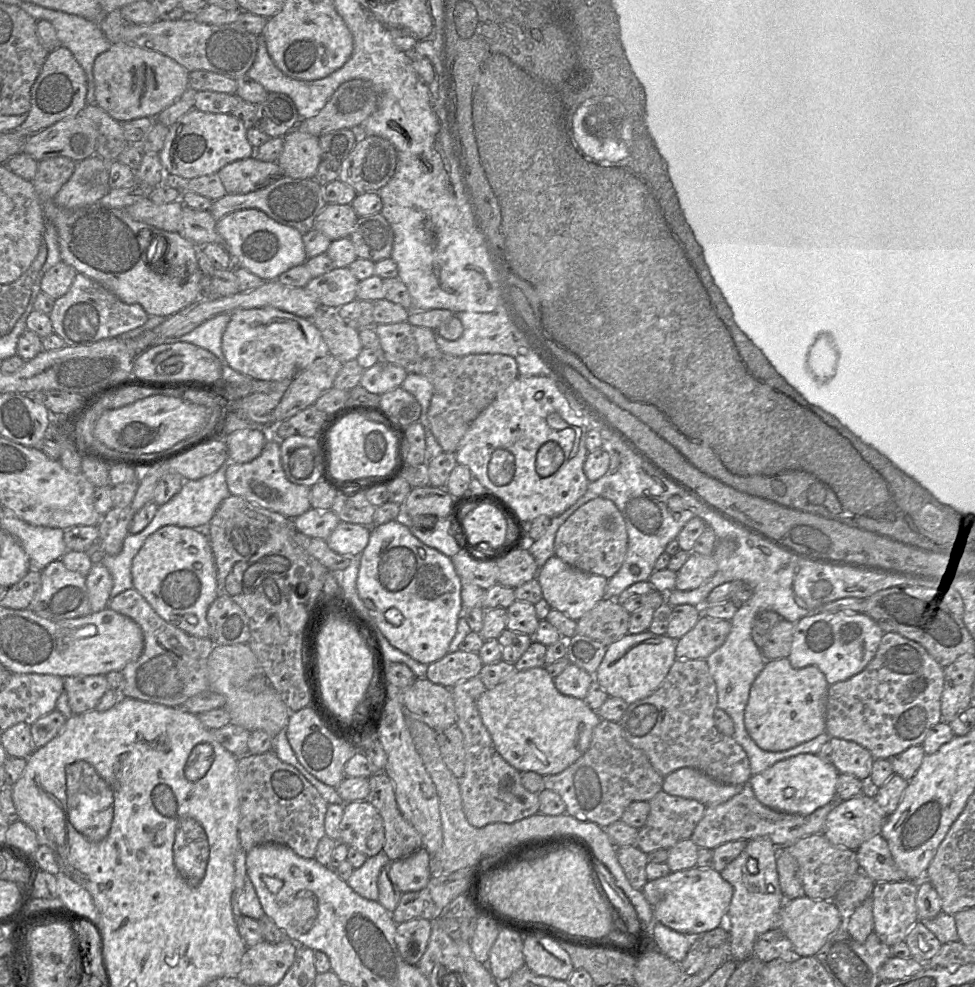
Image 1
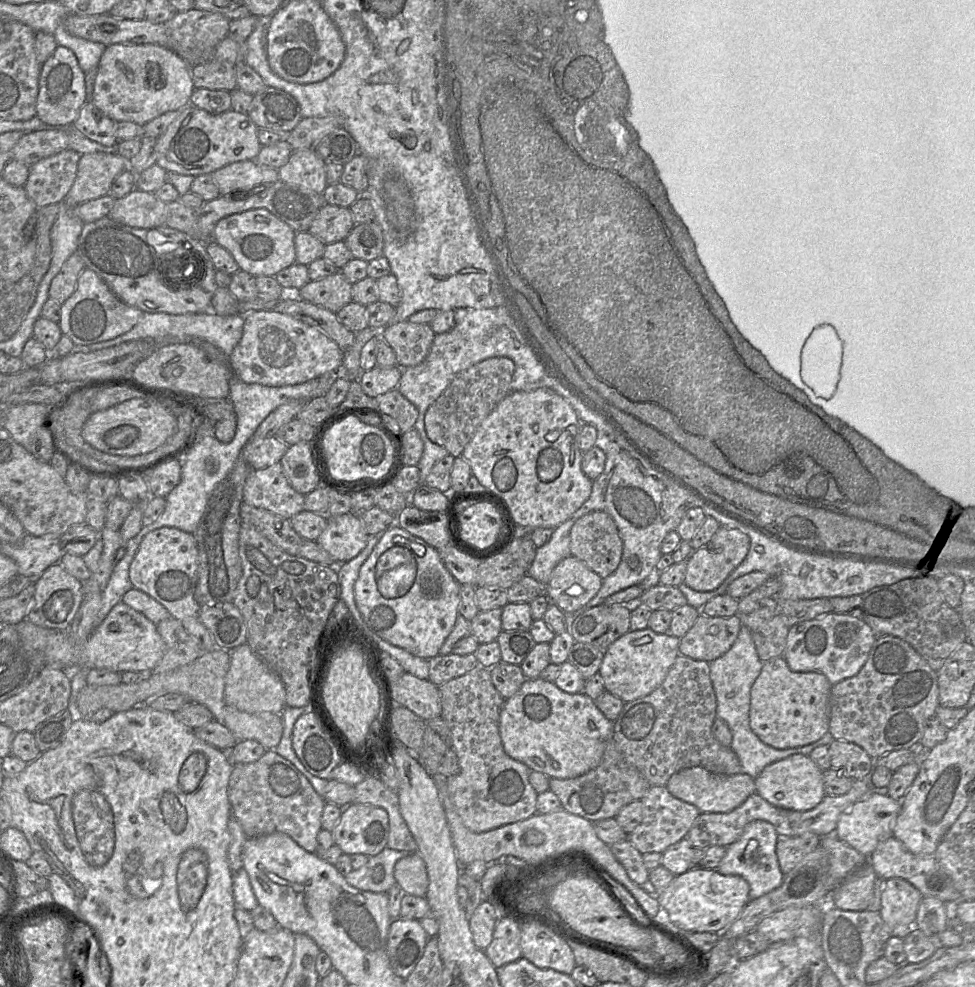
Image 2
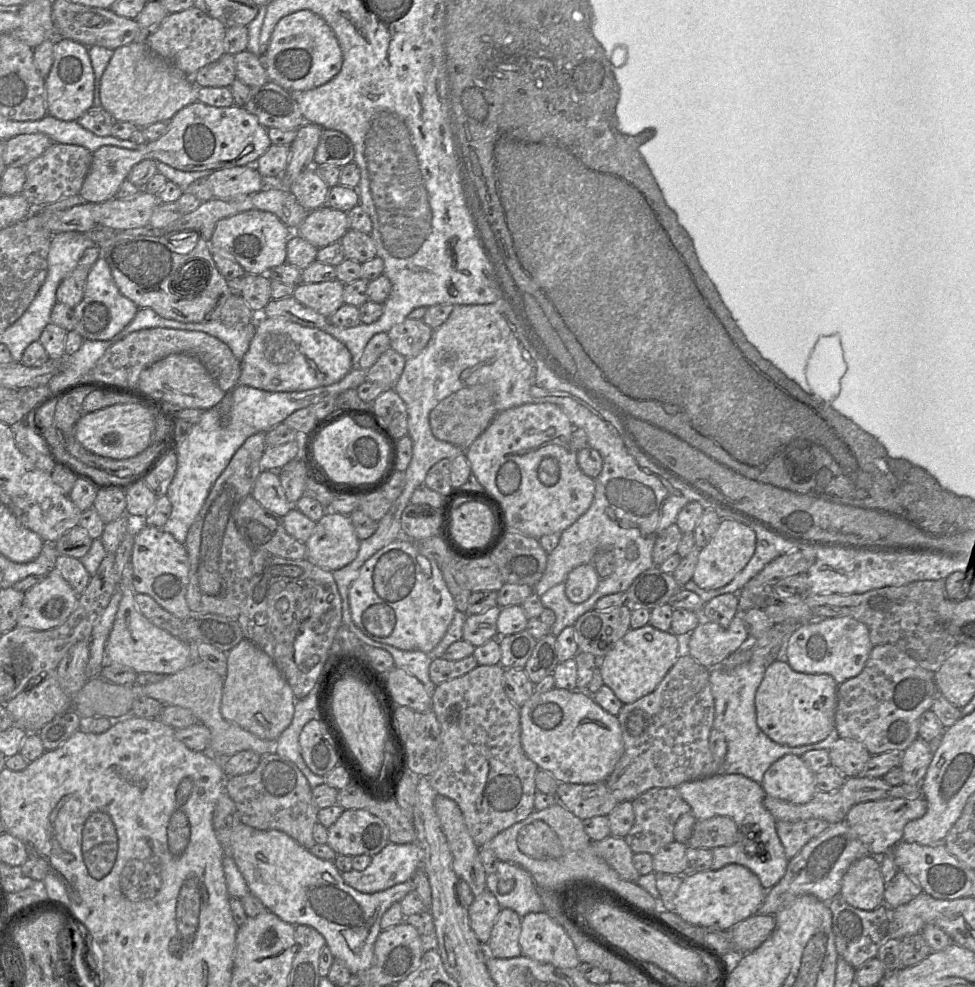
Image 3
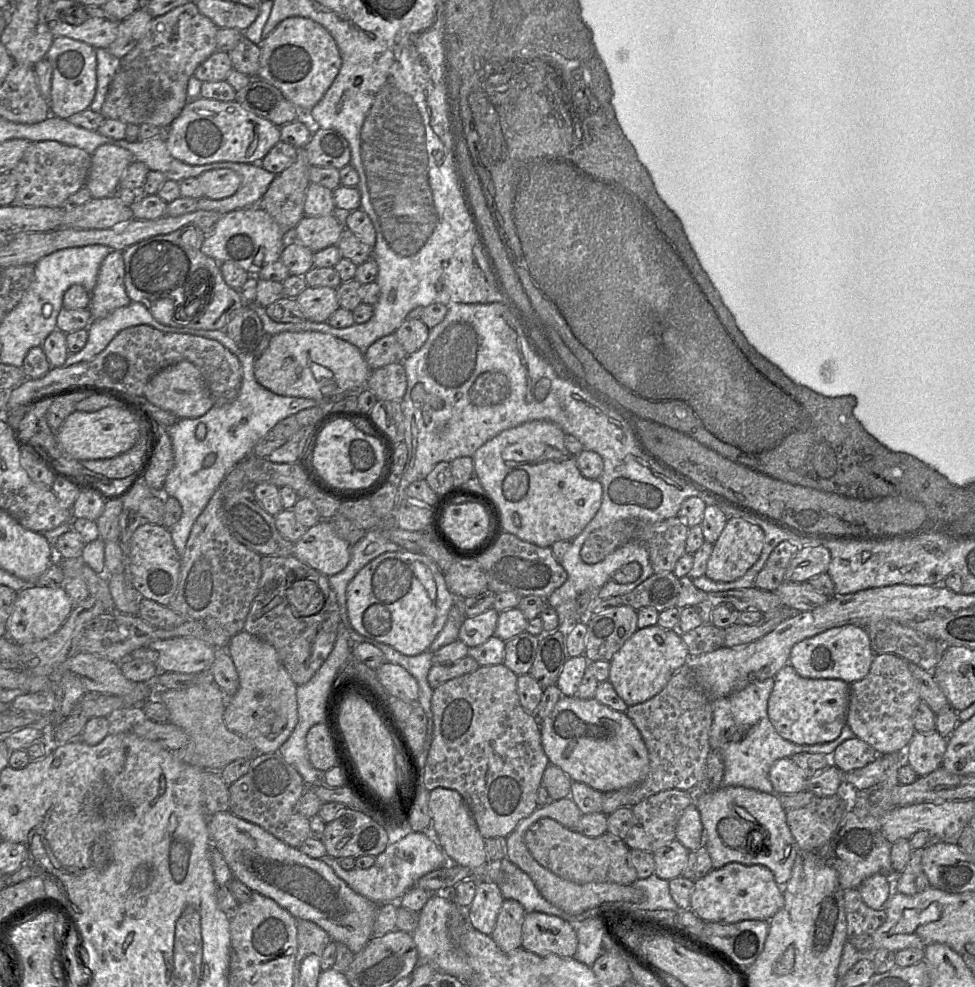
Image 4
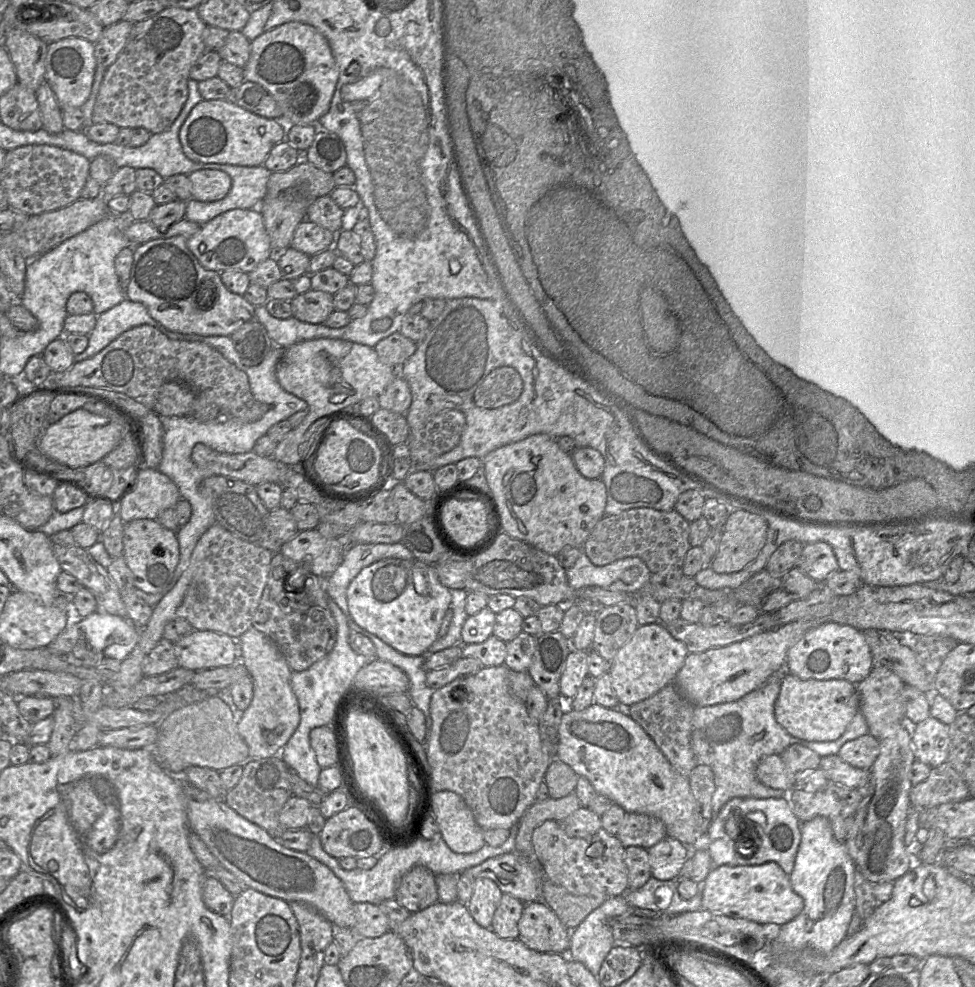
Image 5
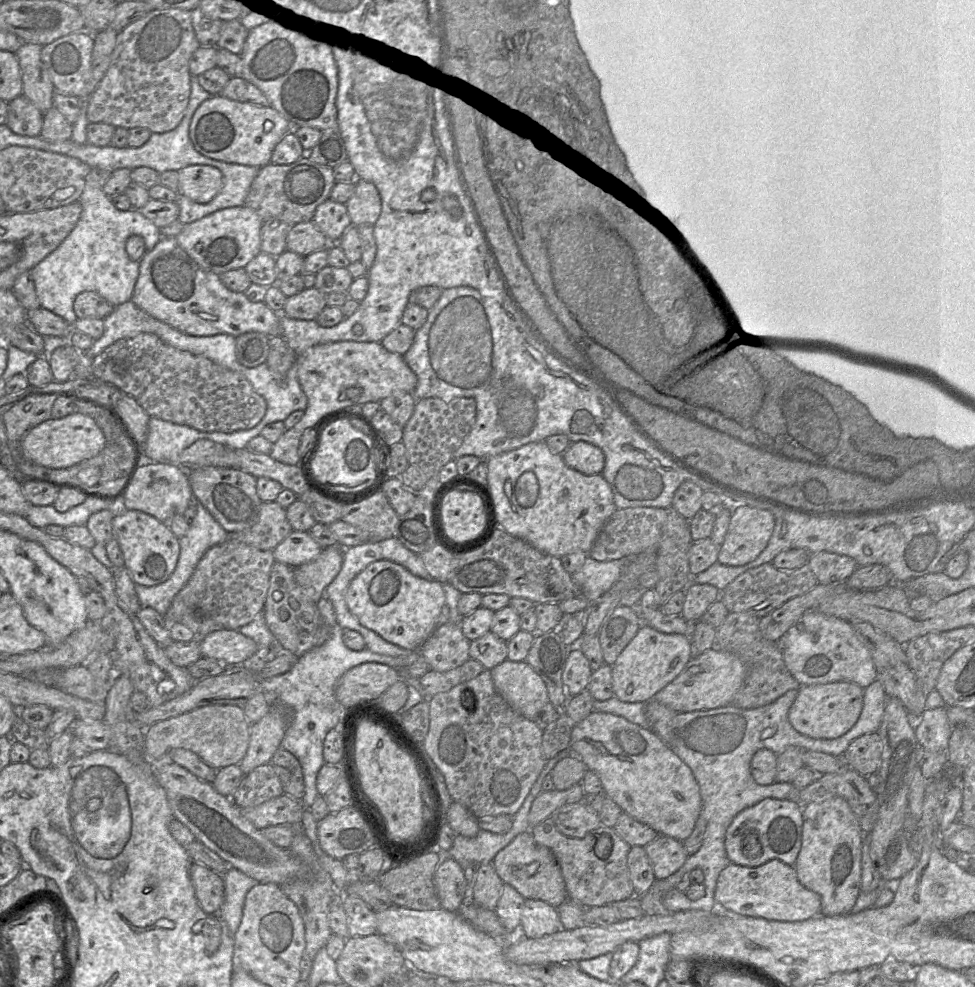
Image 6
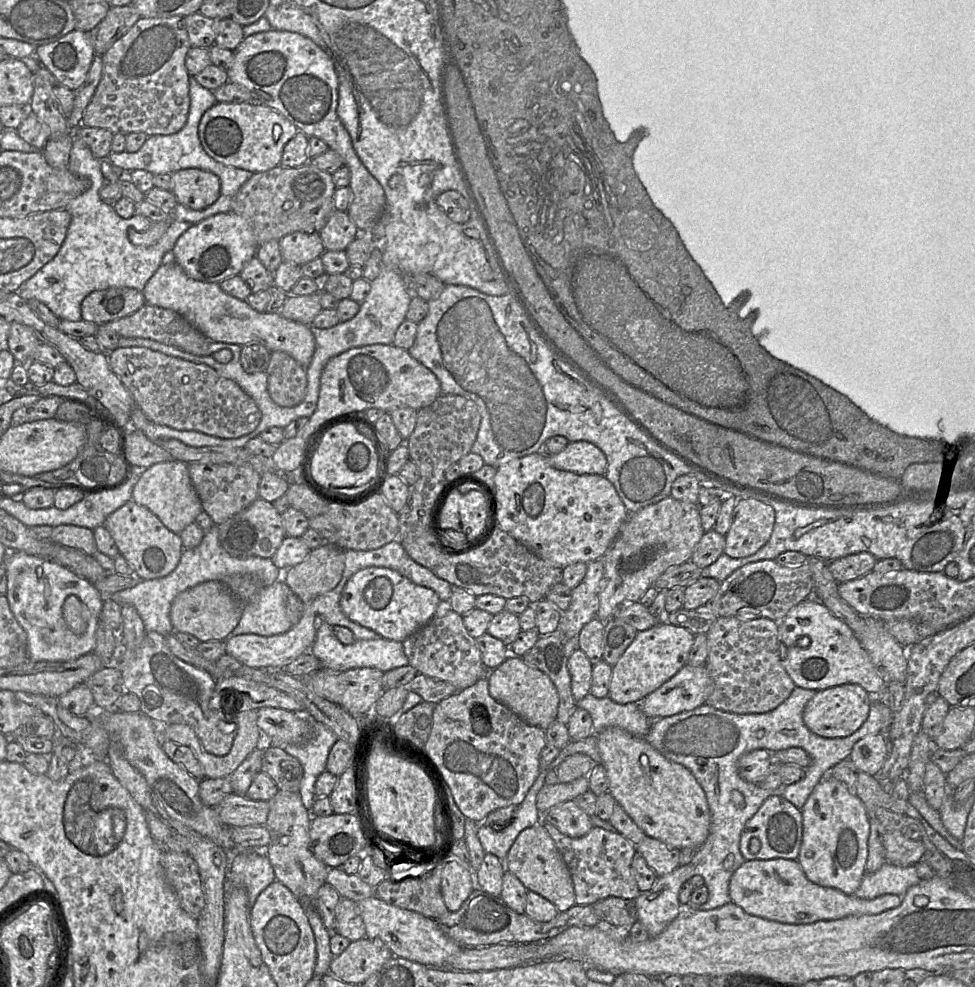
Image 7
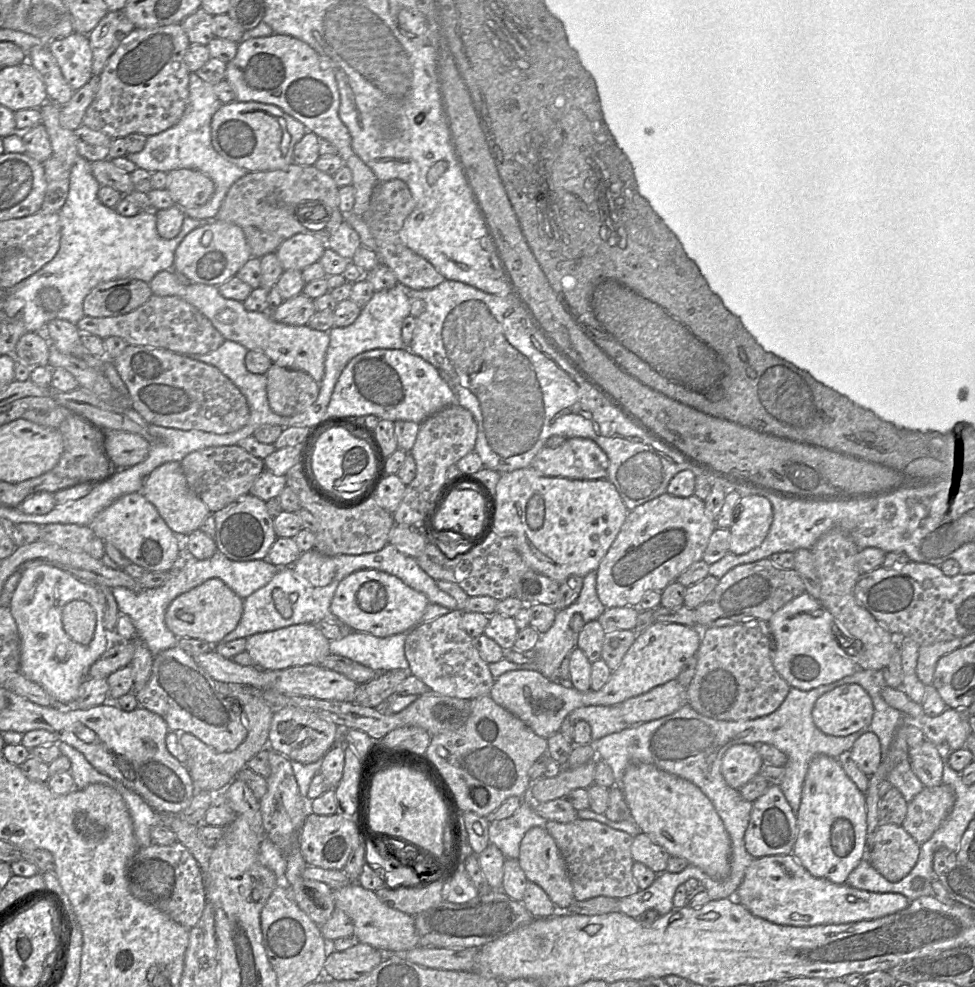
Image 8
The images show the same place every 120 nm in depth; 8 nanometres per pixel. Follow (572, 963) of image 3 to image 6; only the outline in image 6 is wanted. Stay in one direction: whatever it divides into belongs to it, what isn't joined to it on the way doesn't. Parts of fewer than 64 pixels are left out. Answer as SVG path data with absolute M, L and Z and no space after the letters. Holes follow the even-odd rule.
M525 899L520 933L527 938L541 938L562 929L557 908L542 900Z

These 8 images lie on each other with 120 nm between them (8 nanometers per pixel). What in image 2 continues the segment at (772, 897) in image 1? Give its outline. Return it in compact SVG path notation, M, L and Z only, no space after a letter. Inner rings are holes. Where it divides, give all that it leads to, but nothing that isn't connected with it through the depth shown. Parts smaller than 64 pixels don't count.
M762 820L749 823L741 837L726 848L726 854L714 870L722 875L739 875L749 884L749 899L753 900L779 887L784 875L776 854L779 835L775 827Z

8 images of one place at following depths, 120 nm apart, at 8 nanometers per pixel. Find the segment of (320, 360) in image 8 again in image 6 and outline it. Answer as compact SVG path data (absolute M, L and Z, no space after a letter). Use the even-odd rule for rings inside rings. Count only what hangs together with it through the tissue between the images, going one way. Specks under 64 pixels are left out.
M162 238L156 244L156 246L152 250L146 252L145 255L142 257L142 259L139 261L139 275L134 287L131 301L137 307L142 309L143 311L145 311L146 313L154 317L155 319L168 324L169 326L177 329L178 331L185 333L187 335L201 336L201 337L225 334L225 335L231 335L236 338L240 335L249 332L261 332L268 336L280 335L280 315L285 315L285 314L276 314L273 310L271 310L266 305L266 303L262 303L262 302L254 303L249 301L244 293L237 293L229 290L227 287L224 286L219 275L202 270L198 266L198 264L179 246L179 244L176 241L176 238Z

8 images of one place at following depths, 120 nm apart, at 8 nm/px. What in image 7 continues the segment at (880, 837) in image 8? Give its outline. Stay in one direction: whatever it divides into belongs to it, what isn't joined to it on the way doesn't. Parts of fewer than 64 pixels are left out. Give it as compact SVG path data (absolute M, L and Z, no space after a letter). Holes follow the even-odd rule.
M901 830L885 832L883 847L886 863L899 867L917 864L925 852L925 846L921 839L909 839Z

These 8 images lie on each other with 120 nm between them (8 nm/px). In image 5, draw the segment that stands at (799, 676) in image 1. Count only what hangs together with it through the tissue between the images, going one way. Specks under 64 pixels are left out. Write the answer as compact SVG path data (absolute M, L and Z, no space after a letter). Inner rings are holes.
M786 672L774 704L777 722L793 737L806 741L833 741L839 738L859 709L857 686L842 679L801 679Z

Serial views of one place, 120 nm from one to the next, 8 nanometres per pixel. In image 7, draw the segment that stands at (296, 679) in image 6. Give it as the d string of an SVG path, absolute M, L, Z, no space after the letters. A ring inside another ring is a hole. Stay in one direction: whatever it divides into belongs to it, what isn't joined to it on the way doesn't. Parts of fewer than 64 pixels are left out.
M318 616L316 637L310 652L321 662L322 669L346 671L354 668L375 668L386 673L409 664L402 642L380 637L370 640L357 639L354 643L345 645L335 636L332 627L327 622L319 621ZM314 723L314 736L306 743L299 745L288 744L284 750L297 758L301 763L304 775L301 781L300 796L307 810L311 811L316 800L315 783L326 770L329 752L338 736L326 725Z

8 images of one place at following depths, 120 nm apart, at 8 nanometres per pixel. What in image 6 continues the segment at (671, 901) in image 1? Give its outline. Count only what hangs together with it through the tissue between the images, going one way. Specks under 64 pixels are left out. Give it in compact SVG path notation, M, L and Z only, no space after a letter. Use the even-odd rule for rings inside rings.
M778 859L757 867L729 863L716 880L714 900L722 909L767 920L796 922L822 915L820 896L799 882L793 865Z

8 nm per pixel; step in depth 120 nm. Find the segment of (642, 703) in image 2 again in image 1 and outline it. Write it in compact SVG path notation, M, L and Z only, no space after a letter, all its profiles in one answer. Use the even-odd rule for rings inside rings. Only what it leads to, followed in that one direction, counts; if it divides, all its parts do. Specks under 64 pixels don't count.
M676 659L660 688L651 696L629 704L619 724L626 740L633 747L642 750L662 776L681 768L694 768L719 783L743 786L749 783L752 777L750 762L746 752L735 739L716 728L714 712L717 705L717 687L706 660Z

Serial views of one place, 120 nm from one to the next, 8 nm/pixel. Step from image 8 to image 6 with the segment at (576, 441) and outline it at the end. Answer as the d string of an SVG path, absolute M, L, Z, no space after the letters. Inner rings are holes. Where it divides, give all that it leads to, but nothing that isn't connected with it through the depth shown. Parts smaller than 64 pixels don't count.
M584 441L571 443L562 457L567 466L584 475L601 474L605 466L603 451Z

